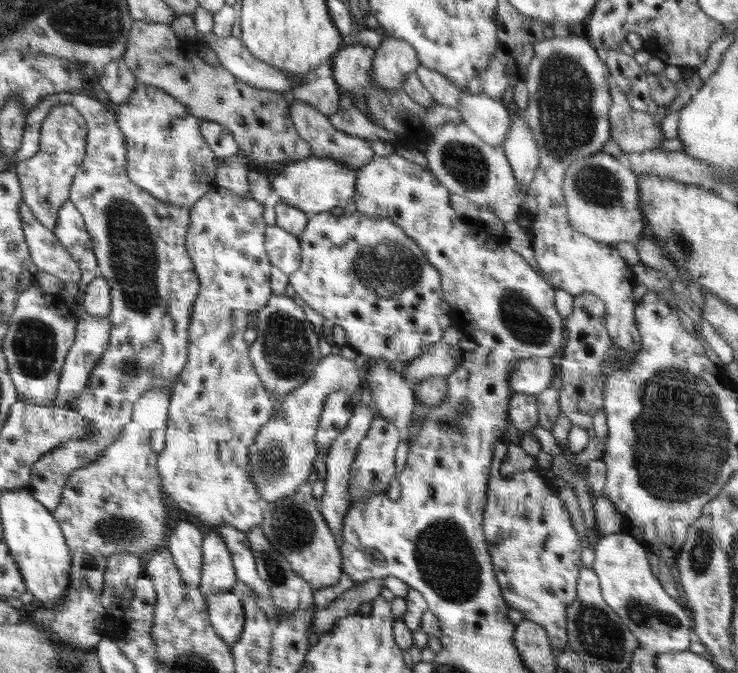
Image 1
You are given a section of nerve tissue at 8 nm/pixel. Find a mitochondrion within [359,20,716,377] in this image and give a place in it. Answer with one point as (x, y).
(565, 99)

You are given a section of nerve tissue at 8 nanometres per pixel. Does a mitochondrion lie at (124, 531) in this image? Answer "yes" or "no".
yes

